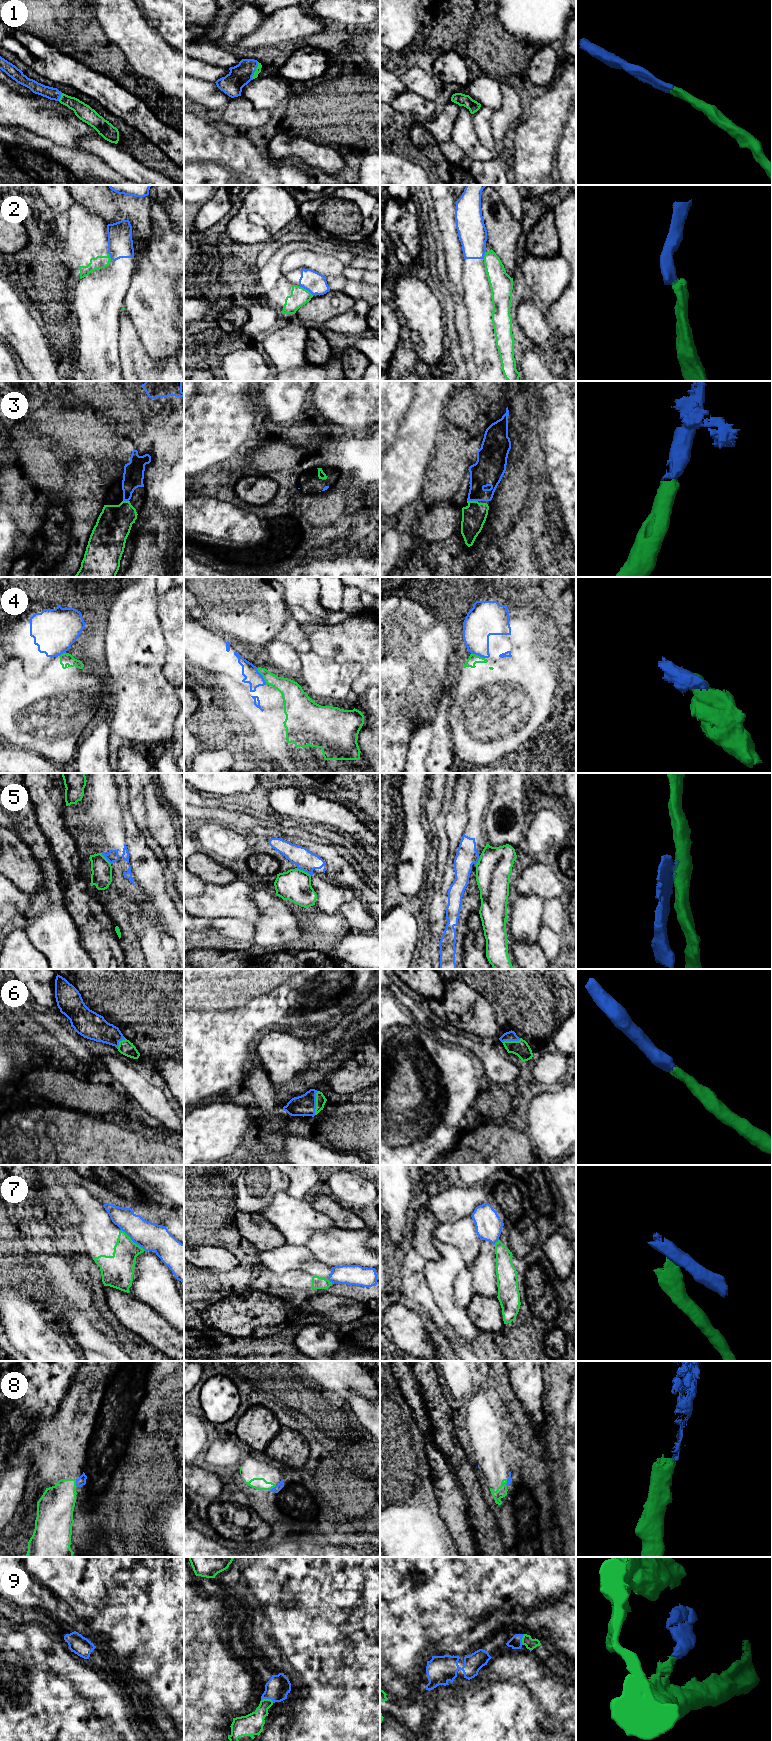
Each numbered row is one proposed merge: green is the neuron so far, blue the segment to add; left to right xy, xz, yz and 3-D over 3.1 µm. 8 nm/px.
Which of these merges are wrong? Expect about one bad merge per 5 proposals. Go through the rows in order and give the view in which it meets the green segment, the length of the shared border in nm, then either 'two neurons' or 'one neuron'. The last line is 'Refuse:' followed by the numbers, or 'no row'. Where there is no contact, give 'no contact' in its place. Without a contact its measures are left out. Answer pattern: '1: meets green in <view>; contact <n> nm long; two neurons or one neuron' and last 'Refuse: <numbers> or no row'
1: meets green in xz; contact 140 nm long; one neuron
2: meets green in xz; contact 140 nm long; two neurons
3: meets green in yz; contact 90 nm long; one neuron
4: meets green in xz; contact 150 nm long; two neurons
5: meets green in xz; contact 140 nm long; two neurons
6: meets green in xz; contact 190 nm long; one neuron
7: meets green in xy; contact 260 nm long; two neurons
8: meets green in xy; contact 70 nm long; one neuron
9: meets green in xz; contact 110 nm long; one neuron
Refuse: 2, 4, 5, 7

